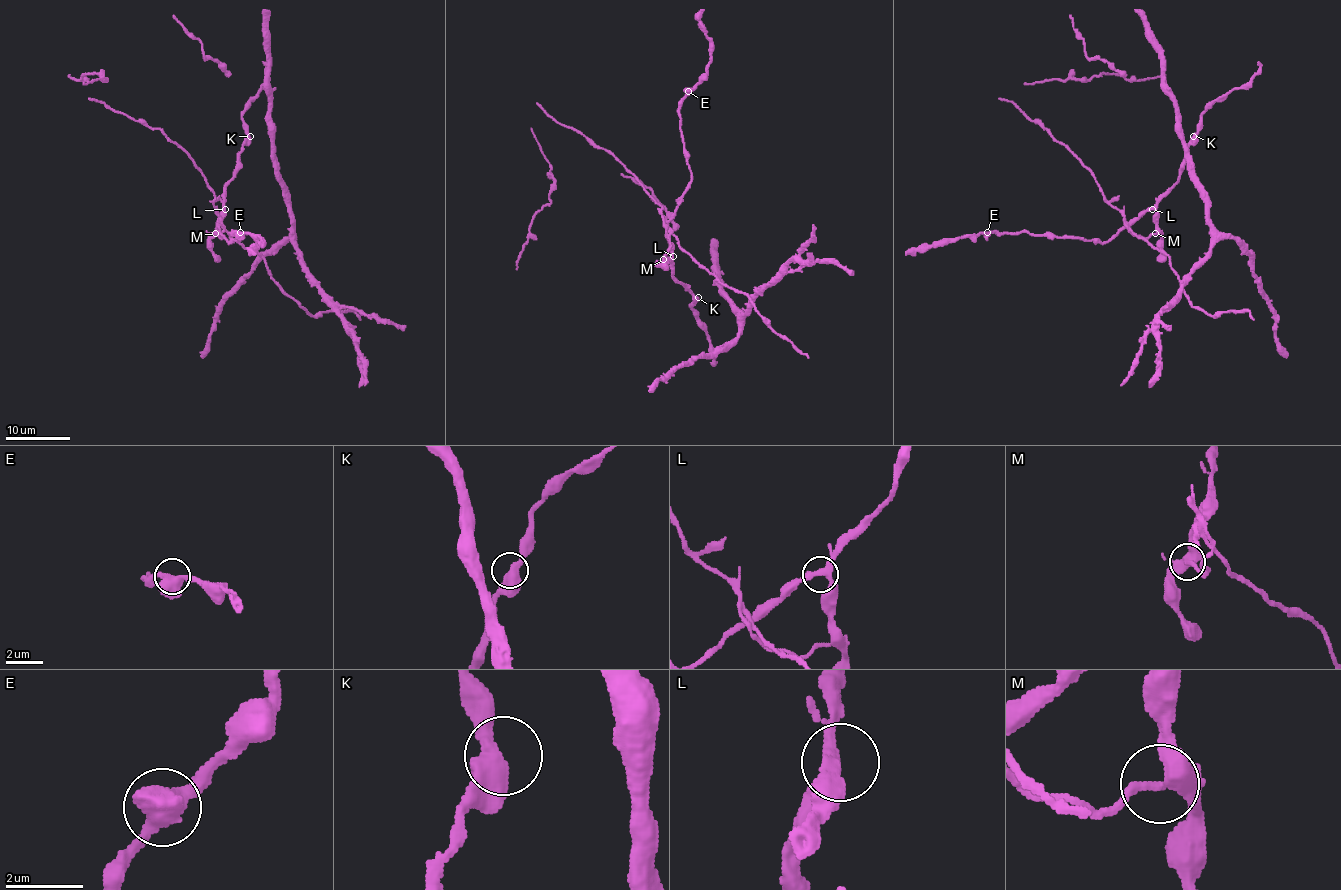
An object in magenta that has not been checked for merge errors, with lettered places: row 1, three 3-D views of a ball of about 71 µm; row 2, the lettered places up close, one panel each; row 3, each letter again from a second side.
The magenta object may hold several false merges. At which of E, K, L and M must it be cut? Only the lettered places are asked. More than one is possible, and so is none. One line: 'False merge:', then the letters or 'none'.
False merge: M

